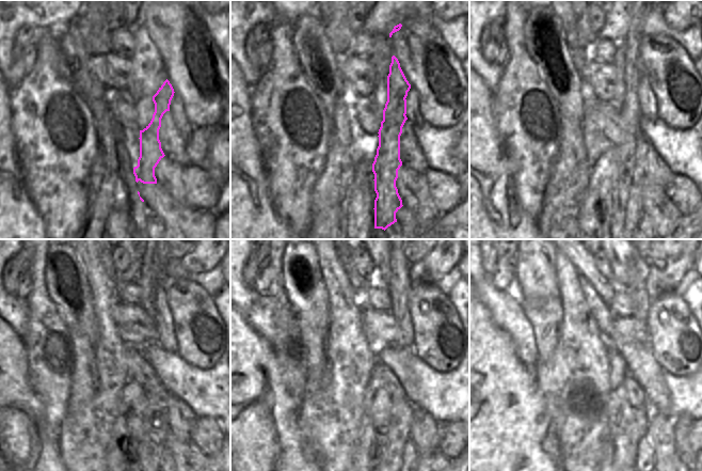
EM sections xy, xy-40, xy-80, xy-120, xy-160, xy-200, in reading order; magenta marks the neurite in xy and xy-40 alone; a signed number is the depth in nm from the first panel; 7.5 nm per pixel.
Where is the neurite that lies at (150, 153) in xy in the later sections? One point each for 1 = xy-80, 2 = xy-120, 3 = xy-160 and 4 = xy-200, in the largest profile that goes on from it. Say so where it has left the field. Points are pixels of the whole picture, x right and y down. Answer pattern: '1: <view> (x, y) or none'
1: xy-80 (627, 207)
2: xy-120 (156, 432)
3: xy-160 (399, 435)
4: xy-200 (642, 415)

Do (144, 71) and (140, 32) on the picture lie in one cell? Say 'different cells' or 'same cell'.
same cell

